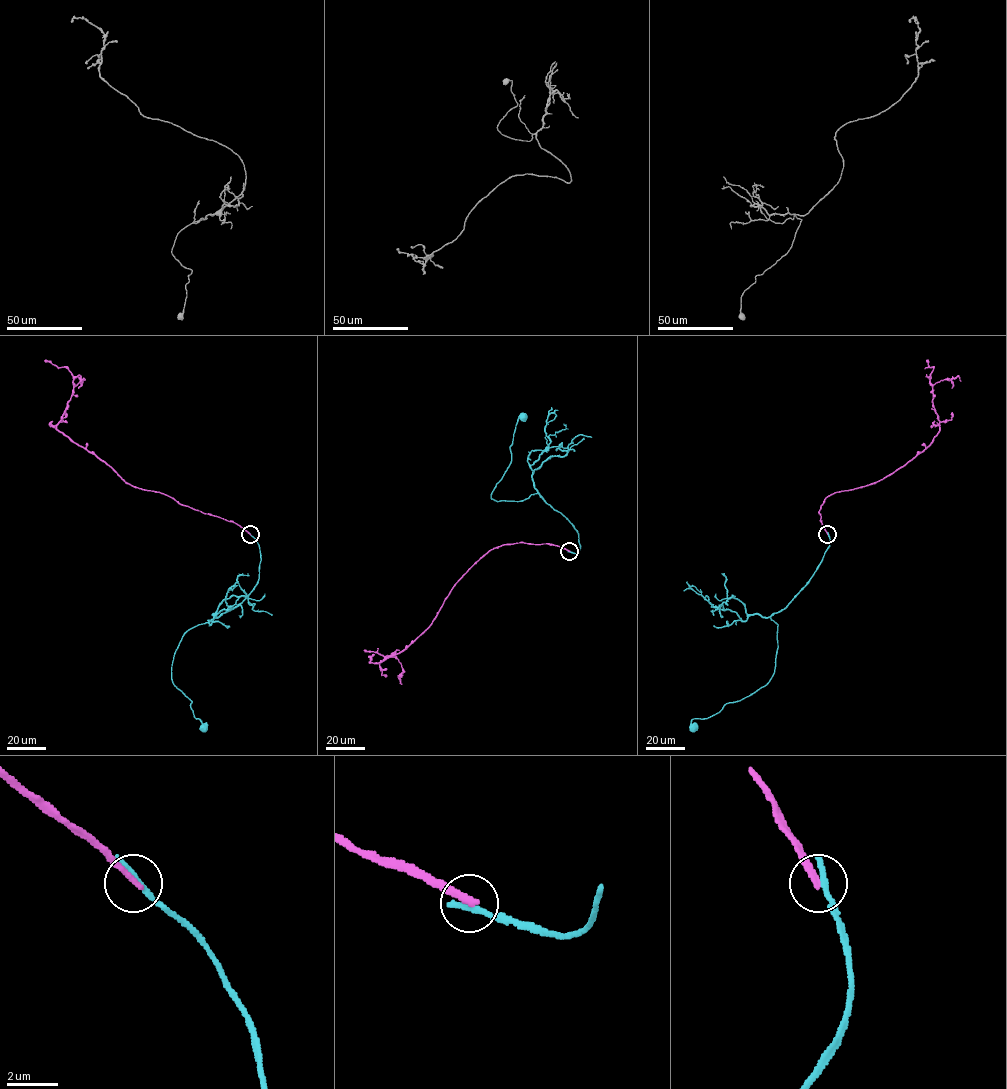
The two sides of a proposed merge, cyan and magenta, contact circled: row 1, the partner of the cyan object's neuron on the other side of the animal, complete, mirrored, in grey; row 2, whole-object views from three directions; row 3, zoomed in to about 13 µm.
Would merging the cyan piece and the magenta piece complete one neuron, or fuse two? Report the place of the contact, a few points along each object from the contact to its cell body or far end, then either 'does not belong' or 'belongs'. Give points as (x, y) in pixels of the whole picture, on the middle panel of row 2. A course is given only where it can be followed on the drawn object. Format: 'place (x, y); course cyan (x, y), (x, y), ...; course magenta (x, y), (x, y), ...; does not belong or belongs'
place (569, 551); course cyan (569, 551), (578, 552), (577, 532), (538, 493), (517, 501), (491, 498), (511, 460), (518, 417), (523, 417); course magenta (569, 551), (522, 542), (489, 550), (406, 648), (380, 663), (392, 653), (364, 650); does not belong

